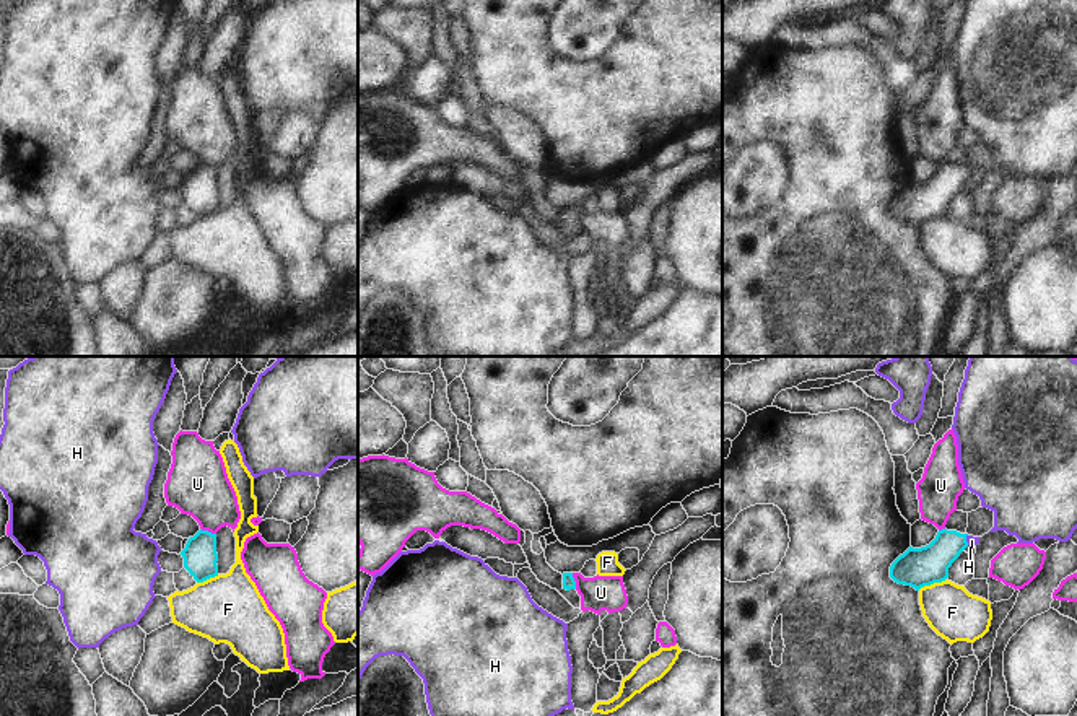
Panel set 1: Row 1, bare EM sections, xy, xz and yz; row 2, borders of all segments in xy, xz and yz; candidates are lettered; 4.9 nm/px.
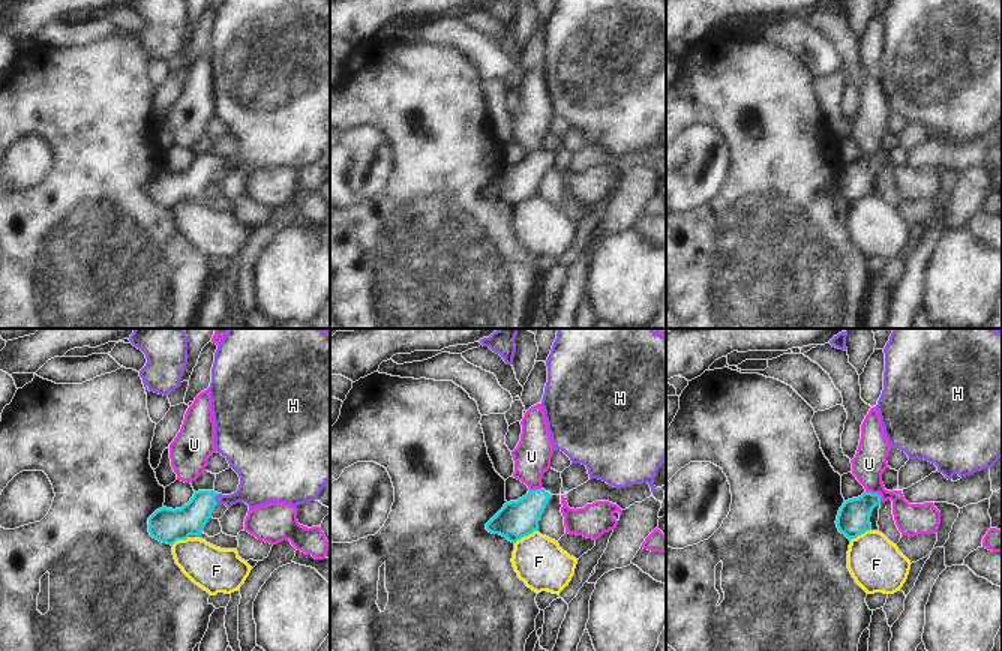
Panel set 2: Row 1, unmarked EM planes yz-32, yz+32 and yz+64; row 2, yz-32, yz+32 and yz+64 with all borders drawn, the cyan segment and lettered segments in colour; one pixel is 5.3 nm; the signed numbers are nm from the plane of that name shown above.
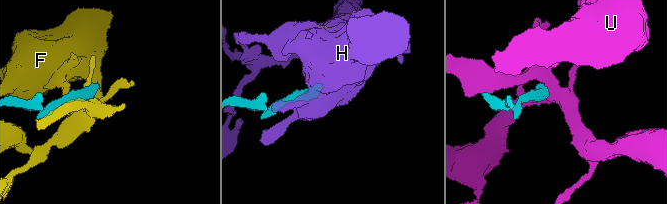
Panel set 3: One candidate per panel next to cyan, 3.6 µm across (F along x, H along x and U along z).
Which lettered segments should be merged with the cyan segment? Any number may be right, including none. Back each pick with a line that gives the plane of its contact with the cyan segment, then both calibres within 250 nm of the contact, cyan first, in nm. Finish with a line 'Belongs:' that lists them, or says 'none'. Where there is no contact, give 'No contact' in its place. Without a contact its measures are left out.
H: Touches cyan in yz. Thickness 190 nm (cyan) against 50 nm
Belongs: H

